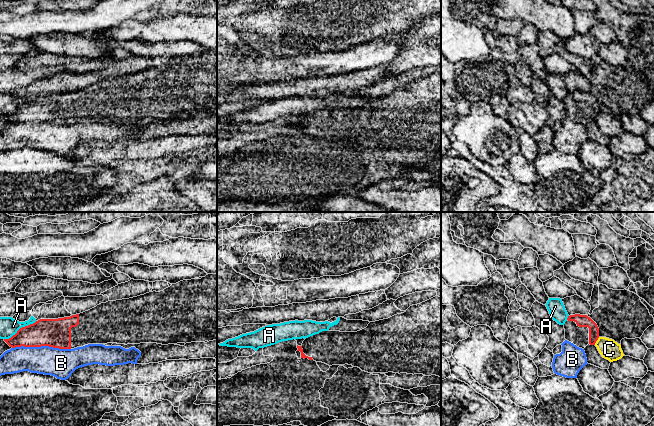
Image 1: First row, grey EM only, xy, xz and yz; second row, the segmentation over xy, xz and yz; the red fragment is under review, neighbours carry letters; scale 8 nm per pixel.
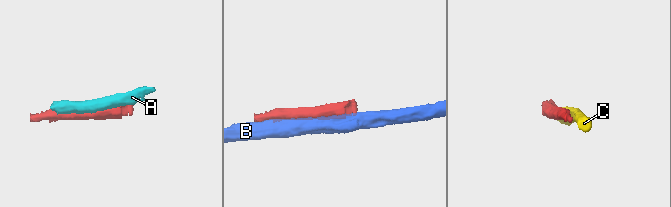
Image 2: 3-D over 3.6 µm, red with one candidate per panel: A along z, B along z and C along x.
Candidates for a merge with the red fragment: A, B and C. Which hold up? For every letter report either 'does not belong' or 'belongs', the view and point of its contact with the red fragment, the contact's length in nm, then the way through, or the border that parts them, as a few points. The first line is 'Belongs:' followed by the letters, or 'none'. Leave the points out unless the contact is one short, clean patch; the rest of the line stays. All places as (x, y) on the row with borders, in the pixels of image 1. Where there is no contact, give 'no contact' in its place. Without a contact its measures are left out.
Belongs: none
A: does not belong | xy (20, 328) | 300 nm
B: does not belong | xy (41, 345) | 480 nm
C: does not belong | yz (596, 340) | 80 nm

